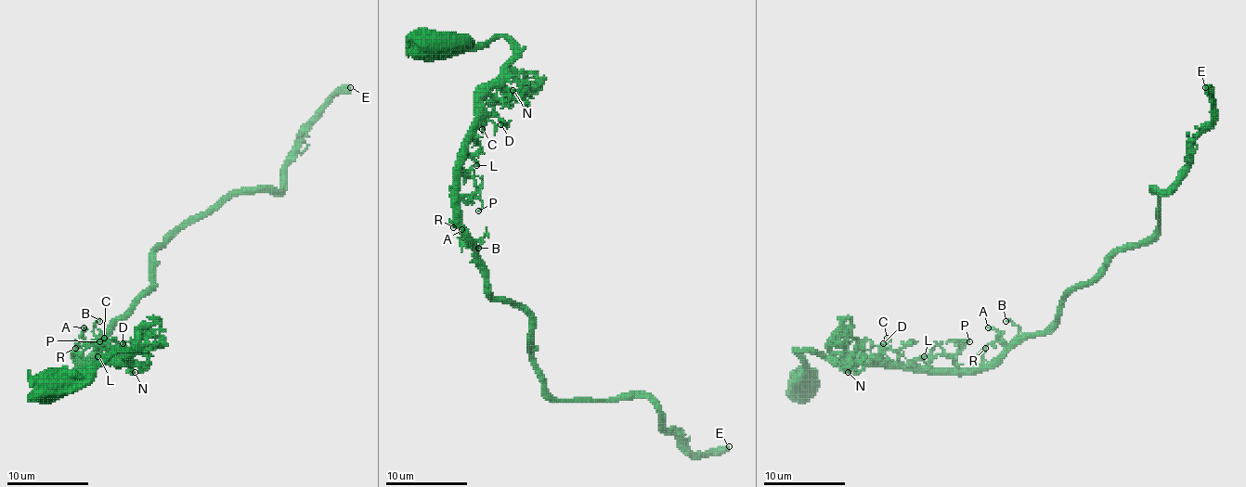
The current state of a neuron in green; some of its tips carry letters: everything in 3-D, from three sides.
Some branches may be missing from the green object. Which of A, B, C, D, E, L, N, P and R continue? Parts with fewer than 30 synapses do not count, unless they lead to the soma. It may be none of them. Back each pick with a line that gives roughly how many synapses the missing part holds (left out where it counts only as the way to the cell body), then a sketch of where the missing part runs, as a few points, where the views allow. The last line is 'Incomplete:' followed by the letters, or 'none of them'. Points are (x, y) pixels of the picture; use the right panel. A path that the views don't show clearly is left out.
E: Roughly 200 synapses
Incomplete: E

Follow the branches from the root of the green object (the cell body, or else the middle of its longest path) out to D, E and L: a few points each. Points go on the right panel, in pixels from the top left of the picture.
D: (805, 382), (798, 385), (802, 360), (795, 352), (821, 352), (836, 358), (873, 360), (883, 353), (883, 343)
E: (805, 382), (795, 352), (977, 368), (1043, 335), (1070, 292), (1158, 231), (1156, 192), (1212, 120), (1205, 87)
L: (805, 382), (798, 385), (802, 360), (795, 352), (821, 352), (836, 358), (903, 364), (914, 364), (924, 356)

